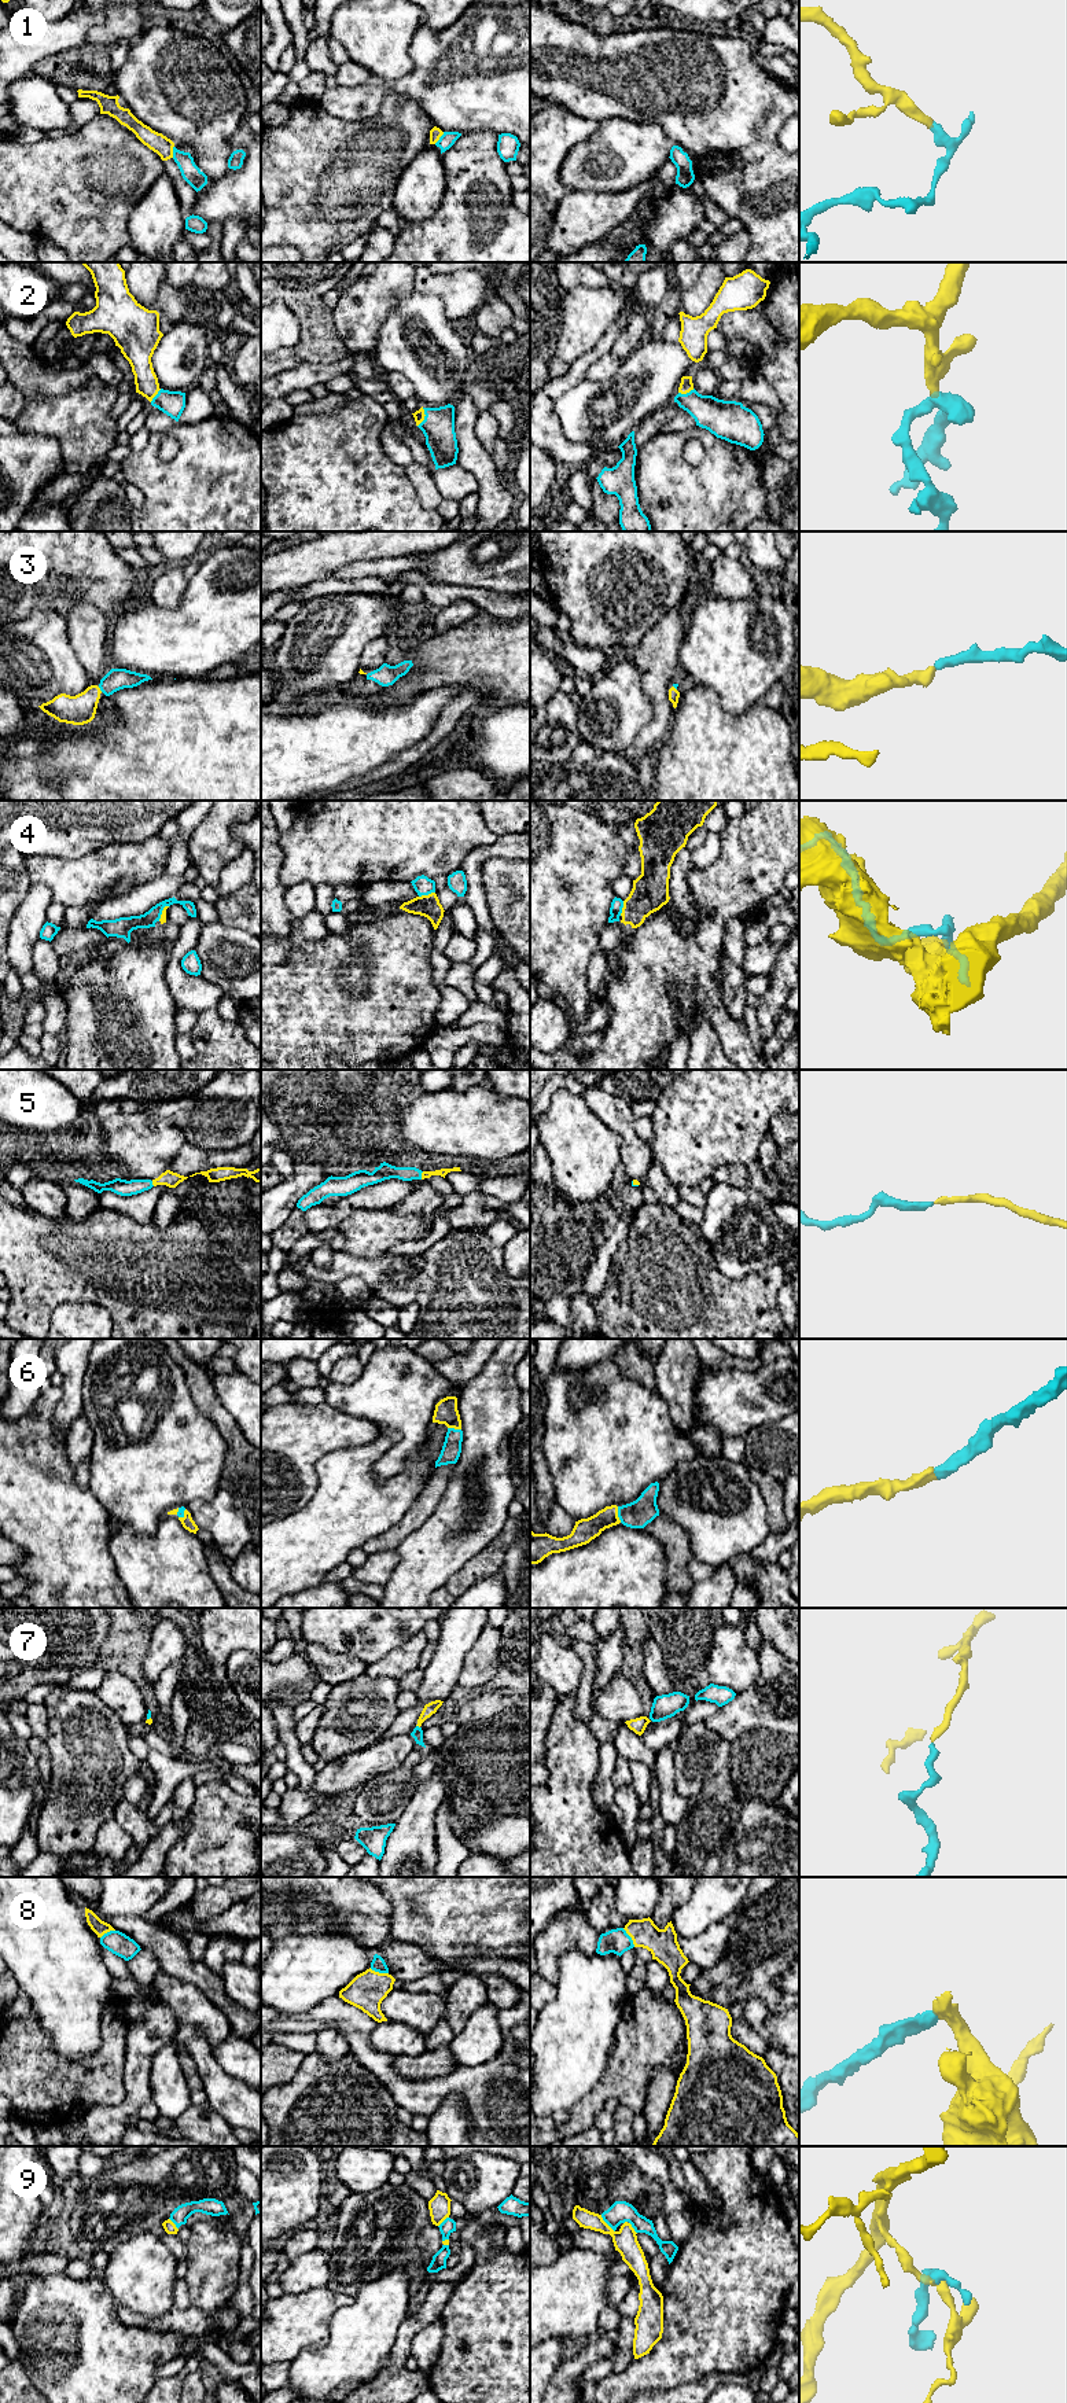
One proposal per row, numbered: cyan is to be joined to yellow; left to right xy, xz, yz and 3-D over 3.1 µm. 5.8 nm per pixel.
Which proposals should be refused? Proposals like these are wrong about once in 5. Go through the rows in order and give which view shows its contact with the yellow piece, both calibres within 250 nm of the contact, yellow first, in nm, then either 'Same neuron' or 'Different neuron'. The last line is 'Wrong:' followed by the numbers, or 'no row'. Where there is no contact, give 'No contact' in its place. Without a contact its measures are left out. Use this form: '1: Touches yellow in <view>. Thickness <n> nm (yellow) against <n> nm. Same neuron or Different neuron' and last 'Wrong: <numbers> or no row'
1: Touches yellow in xz. Thickness 70 nm (yellow) against 90 nm. Different neuron
2: Touches yellow in xz. Thickness 70 nm (yellow) against 190 nm. Same neuron
3: Touches yellow in xy. Thickness 170 nm (yellow) against 130 nm. Same neuron
4: Touches yellow in xz. Thickness 130 nm (yellow) against 110 nm. Different neuron
5: Touches yellow in xz. Thickness 50 nm (yellow) against 100 nm. Same neuron
6: Touches yellow in yz. Thickness 140 nm (yellow) against 160 nm. Same neuron
7: Touches yellow in xz. Thickness 70 nm (yellow) against 60 nm. Same neuron
8: Touches yellow in yz. Thickness 170 nm (yellow) against 140 nm. Same neuron
9: Touches yellow in yz. Thickness 140 nm (yellow) against 130 nm. Different neuron
Wrong: 1, 4, 9

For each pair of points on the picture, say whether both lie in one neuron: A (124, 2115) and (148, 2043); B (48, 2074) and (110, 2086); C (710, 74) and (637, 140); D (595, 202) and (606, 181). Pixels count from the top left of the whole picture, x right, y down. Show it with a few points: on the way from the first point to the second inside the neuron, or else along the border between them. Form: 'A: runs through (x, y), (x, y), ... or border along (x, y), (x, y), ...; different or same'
A: runs through (135, 2097), (138, 2061); same
B: runs through (63, 2083), (95, 2083); same
C: border along (625, 117), (633, 121), (655, 122), (673, 144); different
D: border along (632, 187), (611, 192), (569, 191); different

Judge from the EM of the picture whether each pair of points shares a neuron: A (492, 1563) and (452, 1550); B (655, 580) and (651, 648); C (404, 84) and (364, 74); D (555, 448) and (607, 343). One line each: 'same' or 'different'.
A: different
B: different
C: different
D: same

